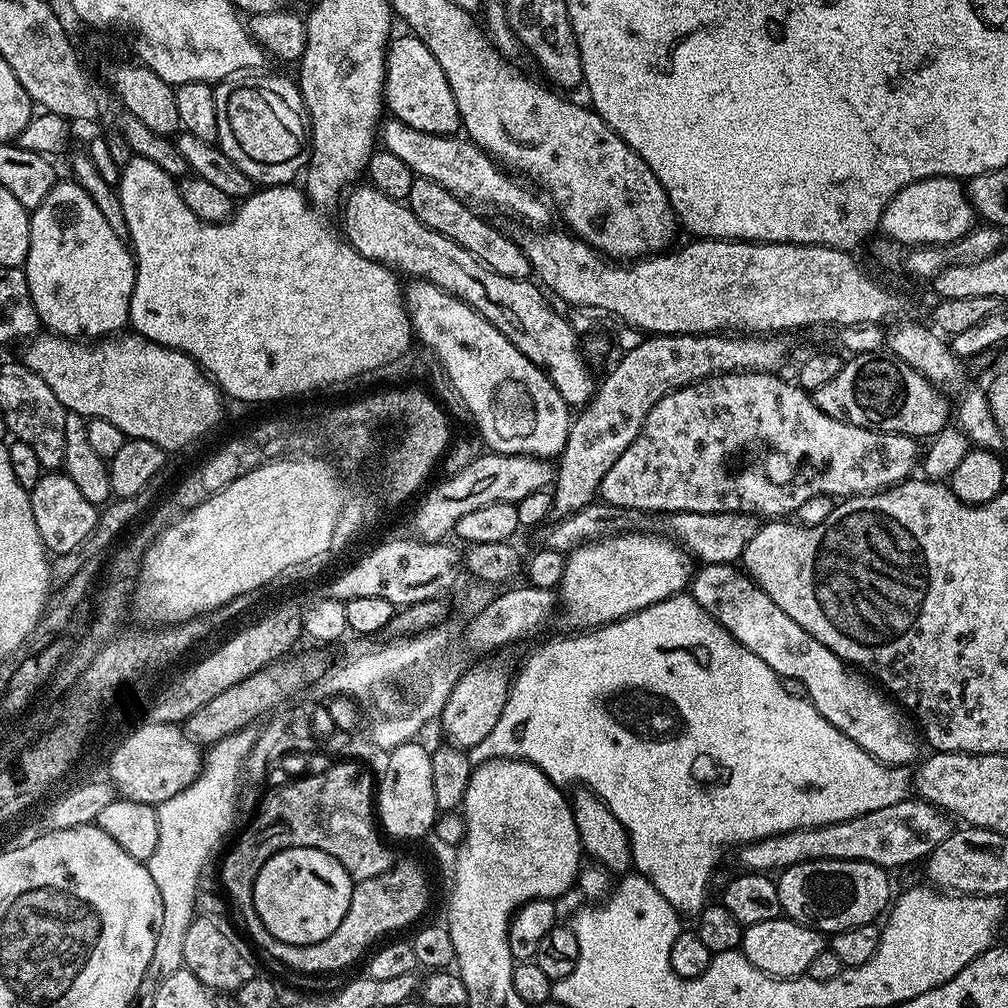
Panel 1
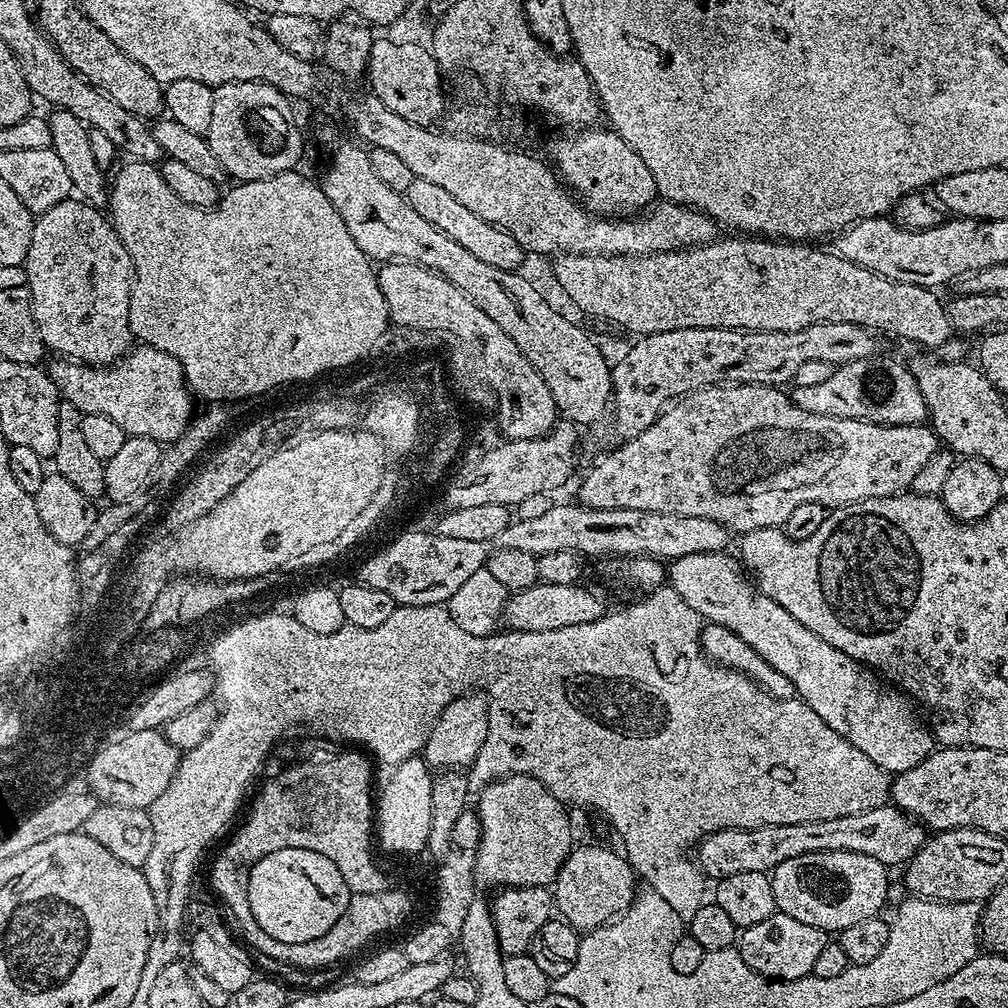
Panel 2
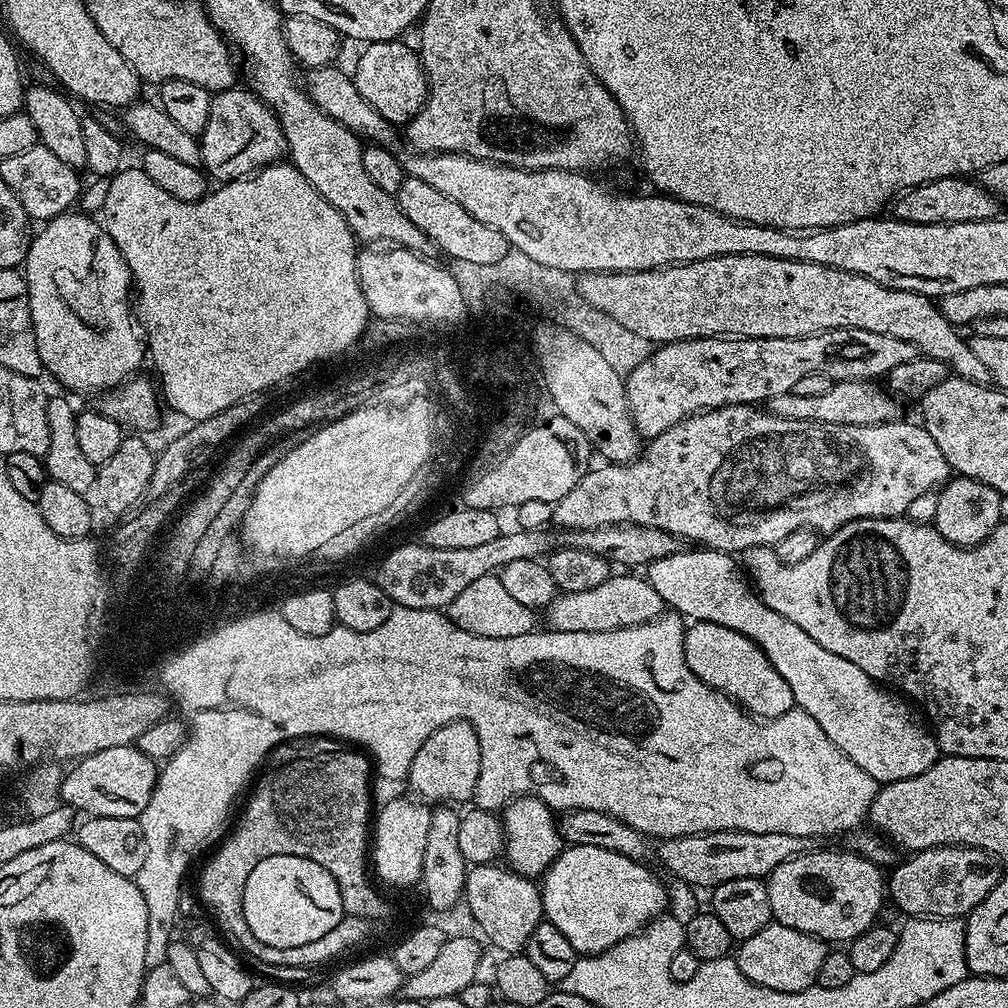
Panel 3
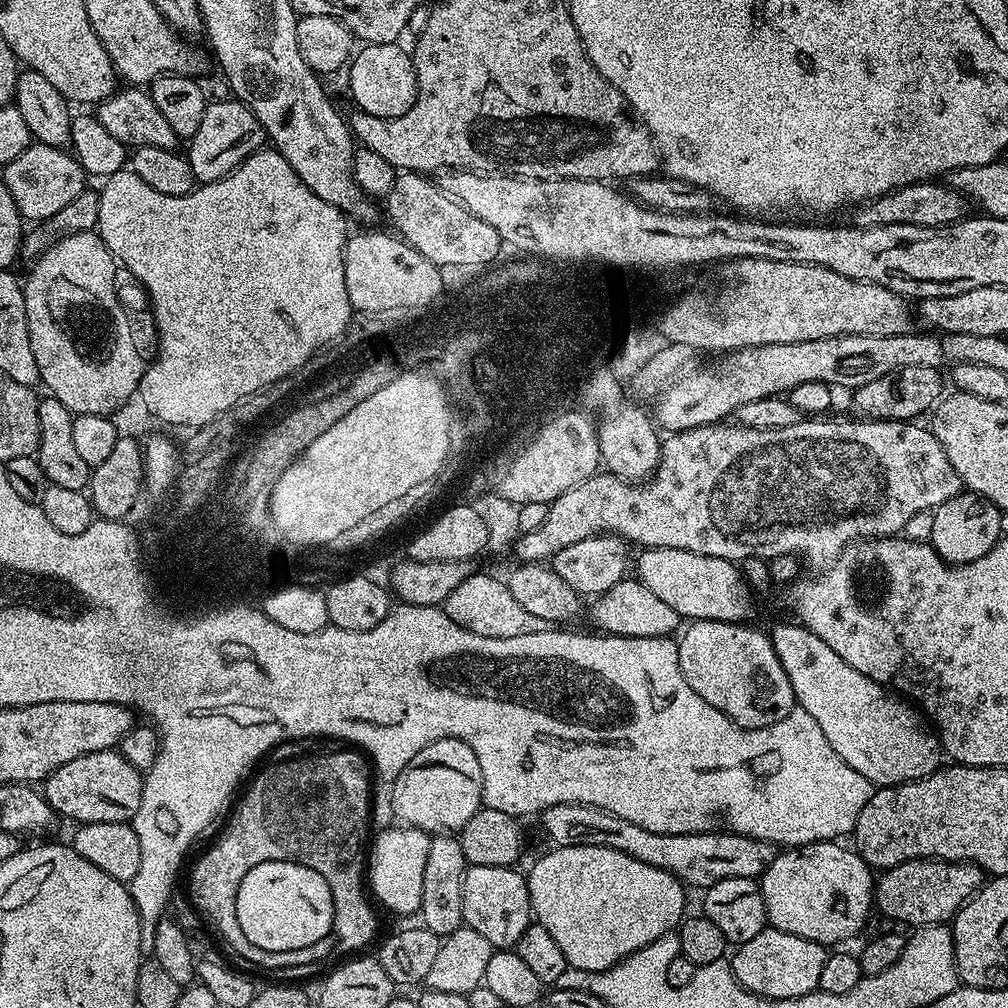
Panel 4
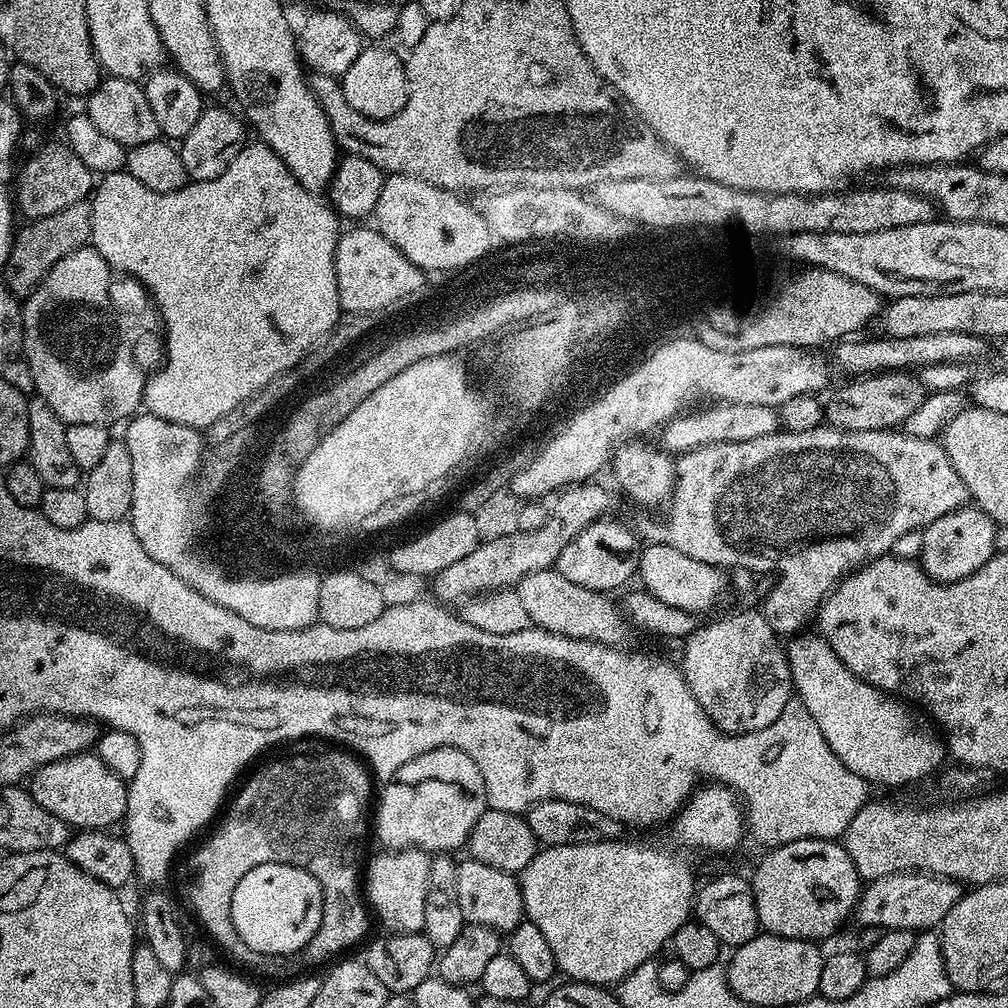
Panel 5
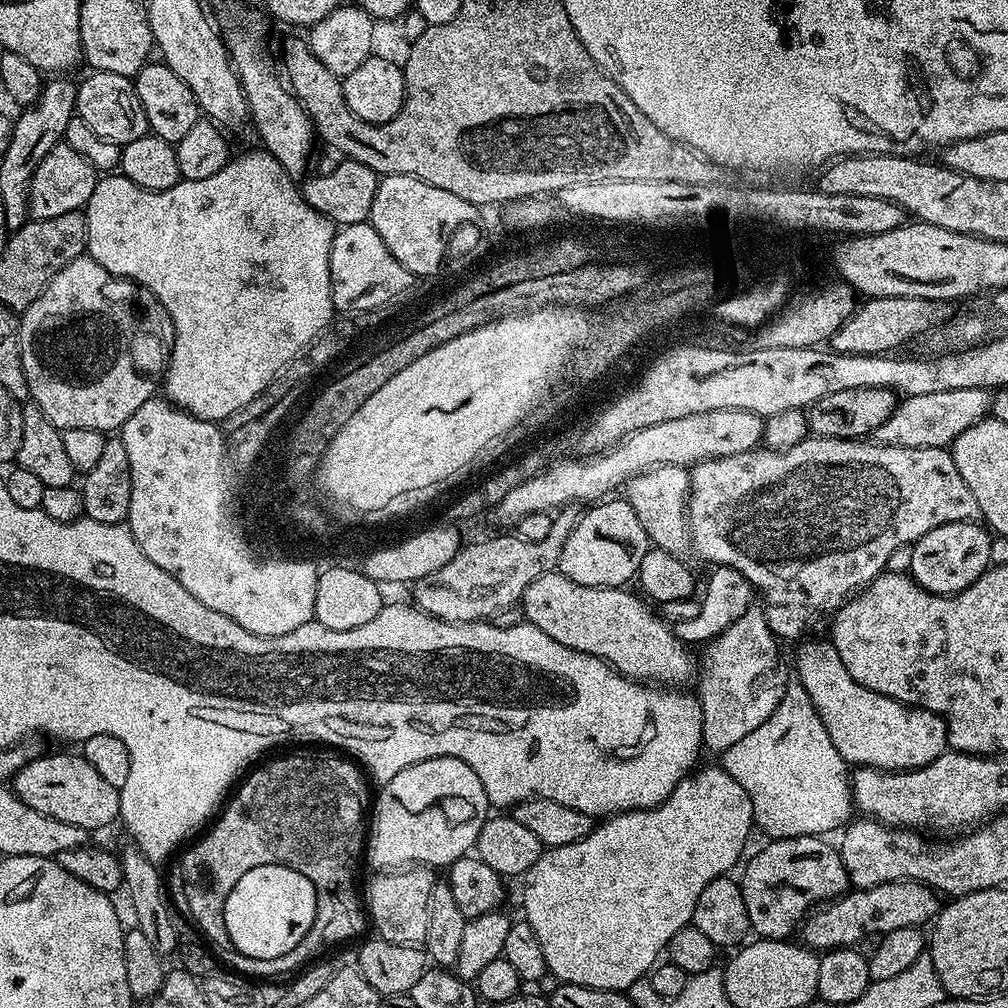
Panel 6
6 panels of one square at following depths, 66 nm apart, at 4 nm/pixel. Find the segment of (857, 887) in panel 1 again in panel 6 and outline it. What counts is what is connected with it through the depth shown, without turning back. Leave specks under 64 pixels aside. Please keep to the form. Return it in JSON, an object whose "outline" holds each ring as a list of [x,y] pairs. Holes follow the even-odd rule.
{"outline":[[[791,836],[785,840],[772,840],[748,865],[743,865],[744,877],[739,877],[738,883],[742,898],[746,898],[748,927],[757,937],[766,940],[788,940],[791,932],[801,927],[802,921],[813,909],[849,891],[846,866],[839,851],[833,845],[831,848],[826,841],[827,839],[818,836]]]}

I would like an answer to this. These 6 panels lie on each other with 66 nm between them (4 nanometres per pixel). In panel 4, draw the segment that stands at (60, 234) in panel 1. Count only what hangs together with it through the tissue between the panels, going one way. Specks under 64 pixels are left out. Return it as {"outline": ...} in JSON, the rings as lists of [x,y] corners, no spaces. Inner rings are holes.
{"outline":[[[75,232],[69,236],[63,236],[55,244],[36,257],[31,265],[32,273],[29,274],[28,280],[23,281],[24,297],[26,298],[26,322],[28,323],[28,337],[30,338],[30,350],[34,350],[34,362],[38,364],[38,374],[40,375],[40,384],[48,387],[47,391],[62,406],[66,406],[75,415],[98,414],[99,416],[112,416],[116,411],[127,402],[128,399],[137,395],[140,380],[144,376],[146,360],[140,357],[140,352],[136,349],[136,340],[132,337],[132,324],[128,321],[128,316],[124,313],[124,308],[120,305],[120,300],[116,297],[116,268],[118,272],[118,261],[116,257],[110,254],[110,250],[102,242],[99,232]]]}

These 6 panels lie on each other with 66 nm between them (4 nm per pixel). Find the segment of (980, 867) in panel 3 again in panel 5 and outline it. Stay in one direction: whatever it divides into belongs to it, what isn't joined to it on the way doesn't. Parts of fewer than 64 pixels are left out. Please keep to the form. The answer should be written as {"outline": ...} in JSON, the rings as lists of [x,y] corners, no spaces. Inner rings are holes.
{"outline":[[[915,870],[895,872],[863,885],[860,901],[856,903],[854,920],[875,930],[893,928],[919,934],[939,926],[961,895],[961,885],[955,880],[947,880],[945,876]]]}

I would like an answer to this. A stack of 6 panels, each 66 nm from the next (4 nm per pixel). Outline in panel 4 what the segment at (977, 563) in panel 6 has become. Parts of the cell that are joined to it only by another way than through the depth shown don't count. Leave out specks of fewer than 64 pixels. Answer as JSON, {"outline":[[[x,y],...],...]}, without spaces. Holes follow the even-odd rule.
{"outline":[[[961,490],[958,495],[942,502],[933,511],[933,522],[930,525],[931,546],[948,564],[969,564],[985,556],[1000,541],[1000,519],[1000,509],[995,508],[986,498]]]}

